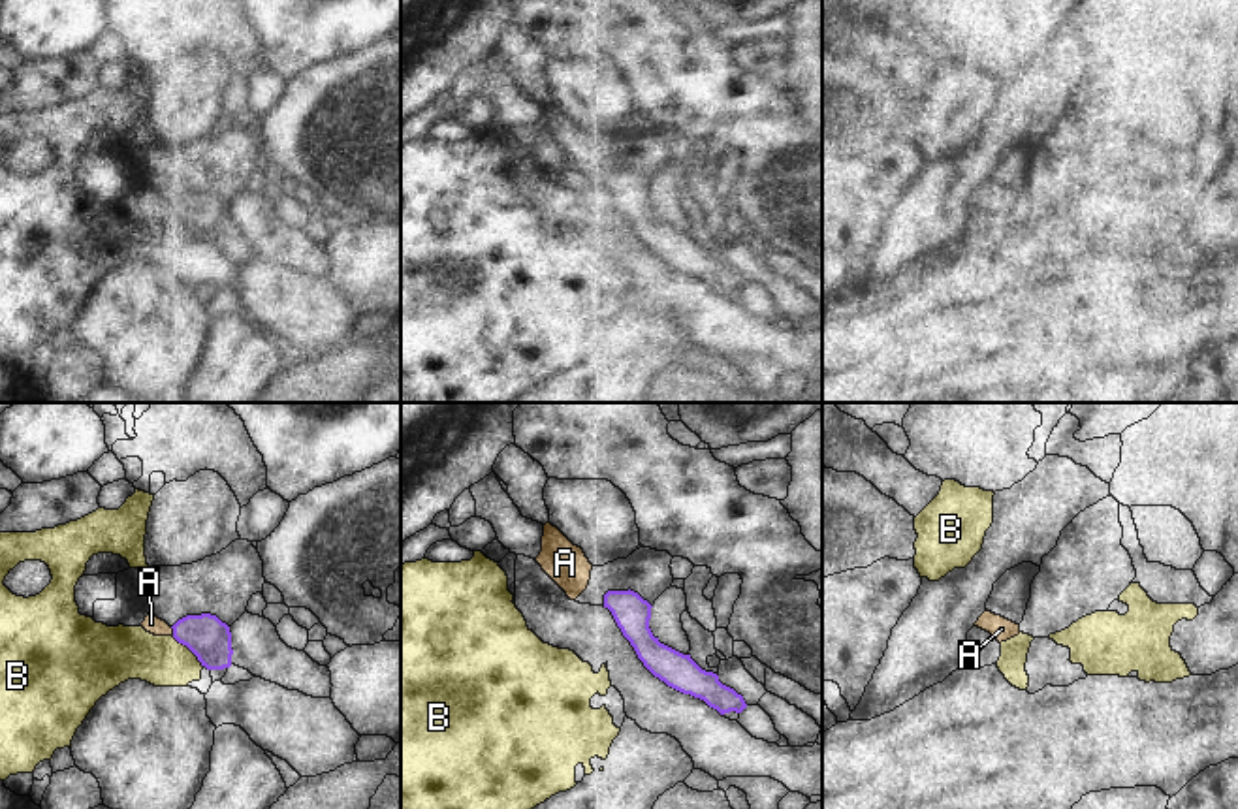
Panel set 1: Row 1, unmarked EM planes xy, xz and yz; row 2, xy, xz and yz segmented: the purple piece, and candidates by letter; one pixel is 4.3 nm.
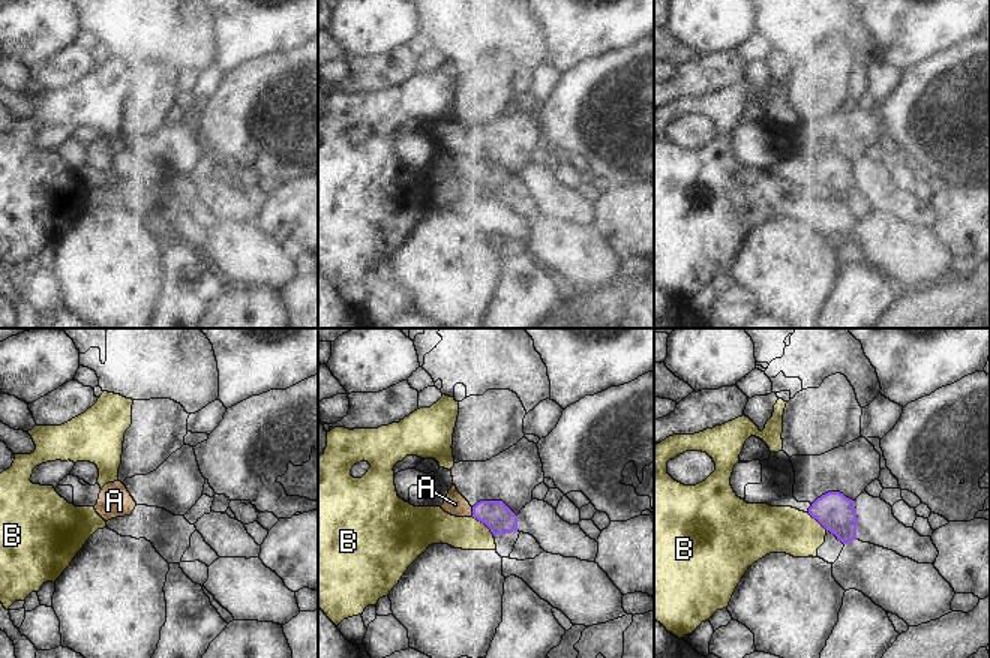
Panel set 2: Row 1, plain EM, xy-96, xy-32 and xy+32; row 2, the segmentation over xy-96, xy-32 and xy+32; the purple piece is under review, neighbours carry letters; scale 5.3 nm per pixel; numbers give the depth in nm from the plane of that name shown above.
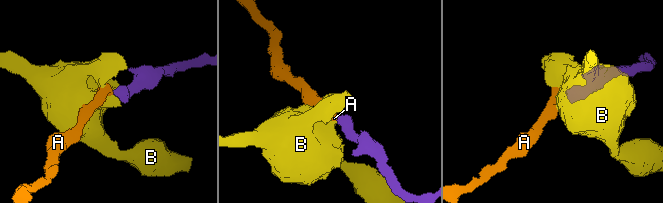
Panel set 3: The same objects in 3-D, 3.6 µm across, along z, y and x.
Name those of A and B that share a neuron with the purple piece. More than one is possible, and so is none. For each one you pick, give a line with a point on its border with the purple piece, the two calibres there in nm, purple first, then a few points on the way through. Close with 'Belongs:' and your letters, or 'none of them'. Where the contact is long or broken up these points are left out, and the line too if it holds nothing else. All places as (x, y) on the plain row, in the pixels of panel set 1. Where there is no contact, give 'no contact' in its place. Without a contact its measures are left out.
A: contact xy (174, 209); calibres 180 and 70 nm
Belongs: A

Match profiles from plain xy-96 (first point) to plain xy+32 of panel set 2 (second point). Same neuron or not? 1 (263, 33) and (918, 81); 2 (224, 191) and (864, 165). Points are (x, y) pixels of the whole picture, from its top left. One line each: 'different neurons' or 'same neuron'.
1: different neurons
2: same neuron

